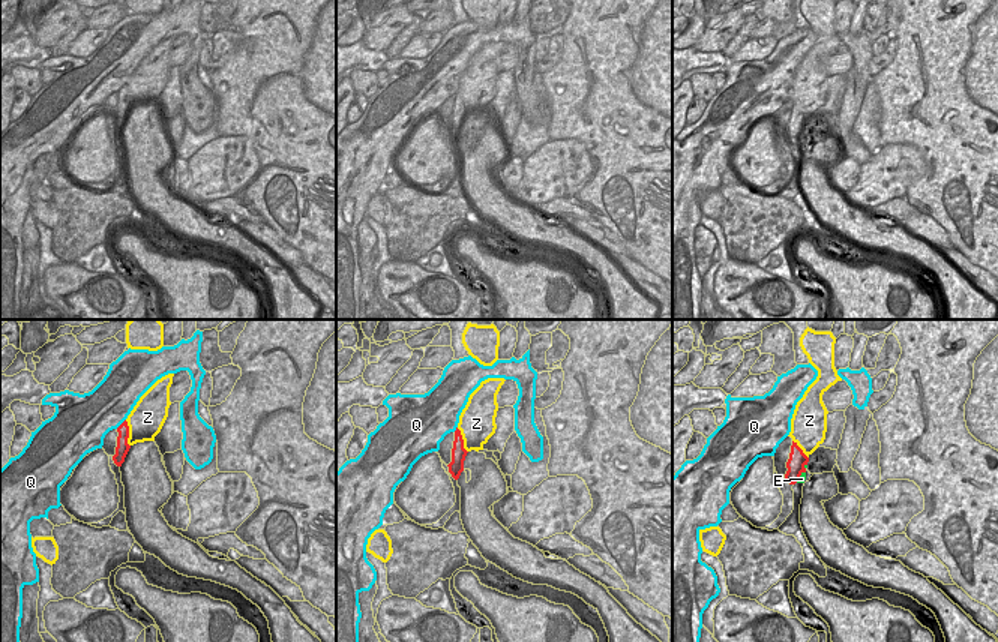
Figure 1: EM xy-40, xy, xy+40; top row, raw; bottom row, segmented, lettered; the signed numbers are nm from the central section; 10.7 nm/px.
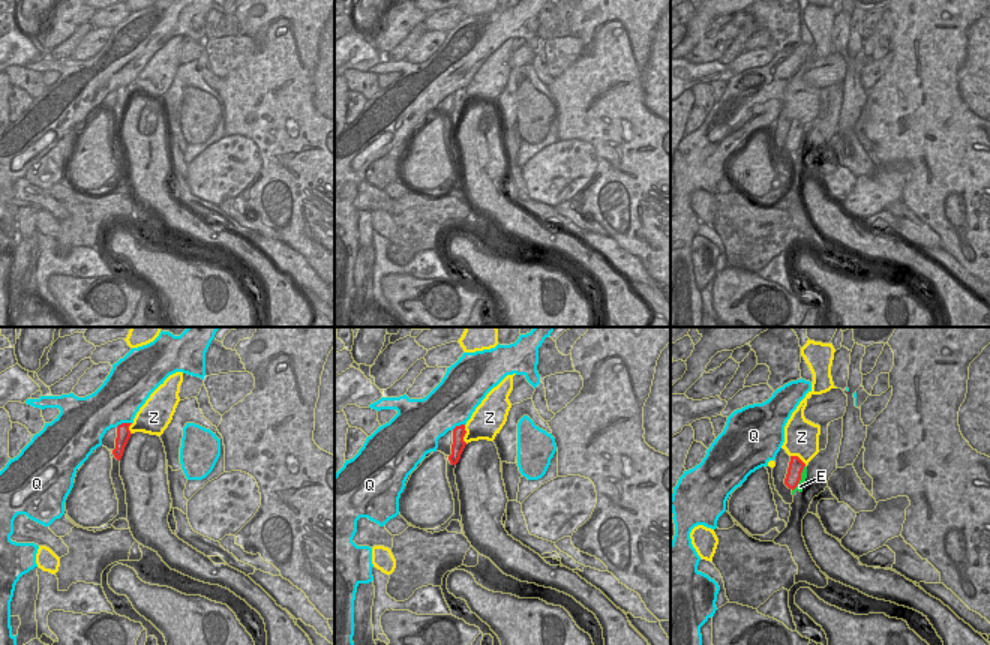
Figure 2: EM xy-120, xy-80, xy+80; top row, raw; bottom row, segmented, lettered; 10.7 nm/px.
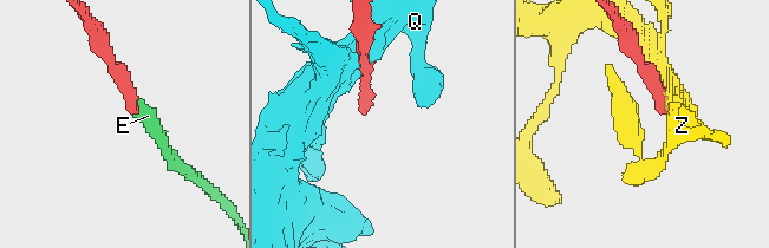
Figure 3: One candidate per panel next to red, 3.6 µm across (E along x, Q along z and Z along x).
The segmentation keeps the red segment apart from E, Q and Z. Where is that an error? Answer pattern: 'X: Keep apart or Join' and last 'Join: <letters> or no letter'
E: Join
Q: Keep apart
Z: Keep apart
Join: E.

